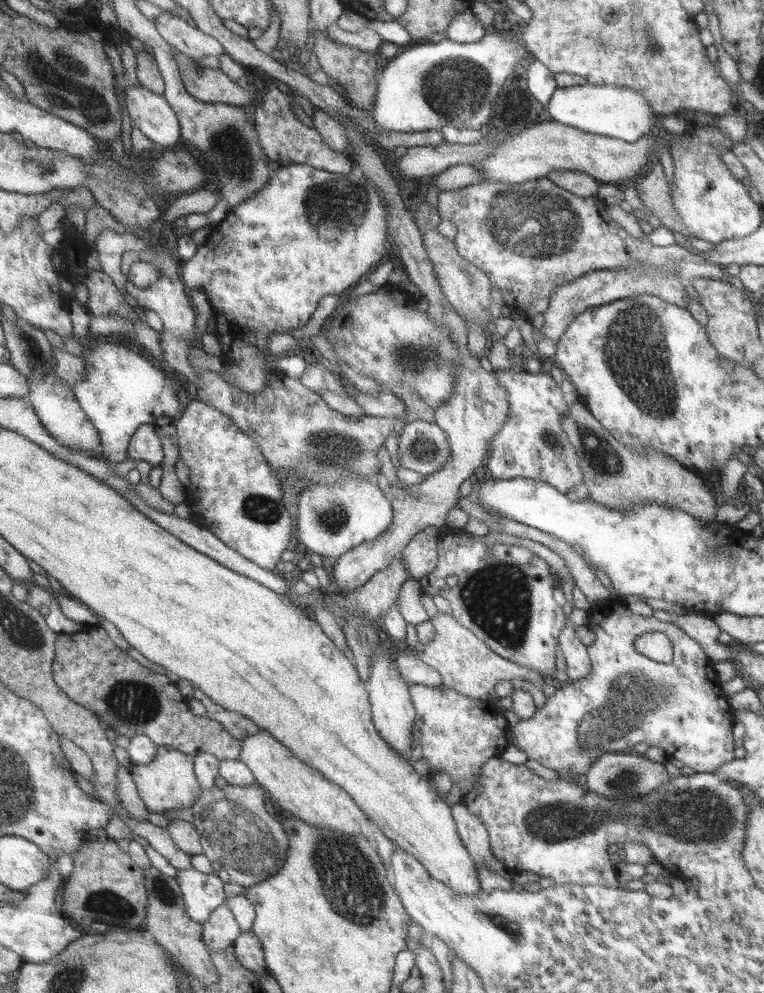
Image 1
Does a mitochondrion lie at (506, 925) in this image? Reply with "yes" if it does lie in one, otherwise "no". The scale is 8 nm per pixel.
yes

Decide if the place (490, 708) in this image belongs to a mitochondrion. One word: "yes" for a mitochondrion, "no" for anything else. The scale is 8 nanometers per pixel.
no

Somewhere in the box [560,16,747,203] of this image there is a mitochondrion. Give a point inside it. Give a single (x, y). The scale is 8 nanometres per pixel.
(593, 39)

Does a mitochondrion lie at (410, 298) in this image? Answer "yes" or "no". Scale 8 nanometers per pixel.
no

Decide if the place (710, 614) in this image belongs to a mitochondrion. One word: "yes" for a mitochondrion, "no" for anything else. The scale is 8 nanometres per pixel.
no

